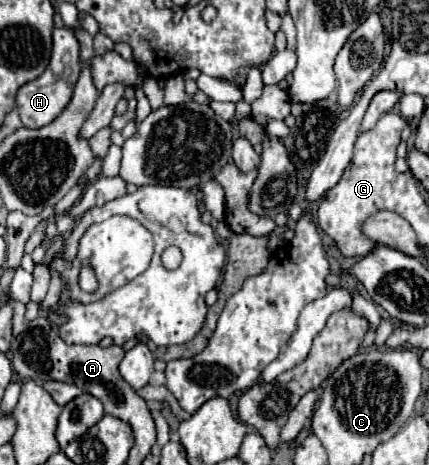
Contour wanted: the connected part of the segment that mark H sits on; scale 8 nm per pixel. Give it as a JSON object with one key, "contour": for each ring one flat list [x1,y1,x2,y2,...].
{"contour":[[54,28,54,48,48,68,36,80,24,84,16,96,16,108,26,128,42,128,50,124,70,102,74,84,80,76,80,60,78,60,78,38,72,28]]}

